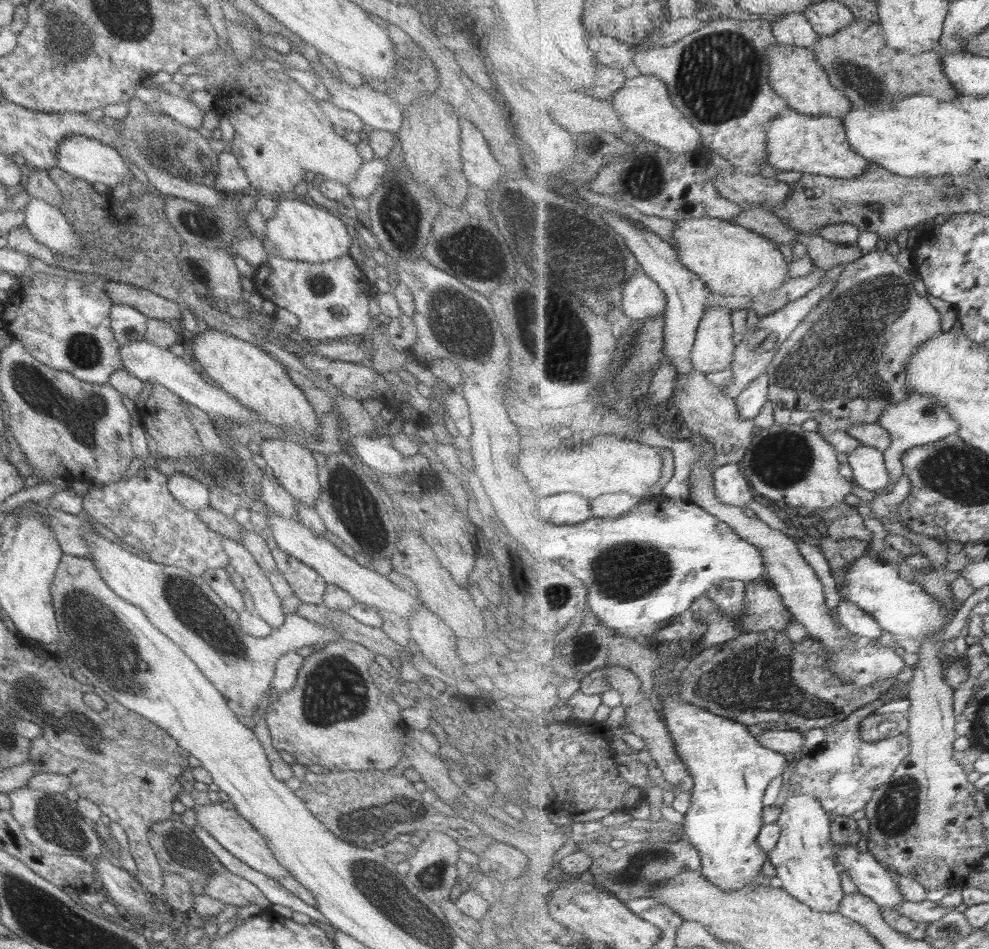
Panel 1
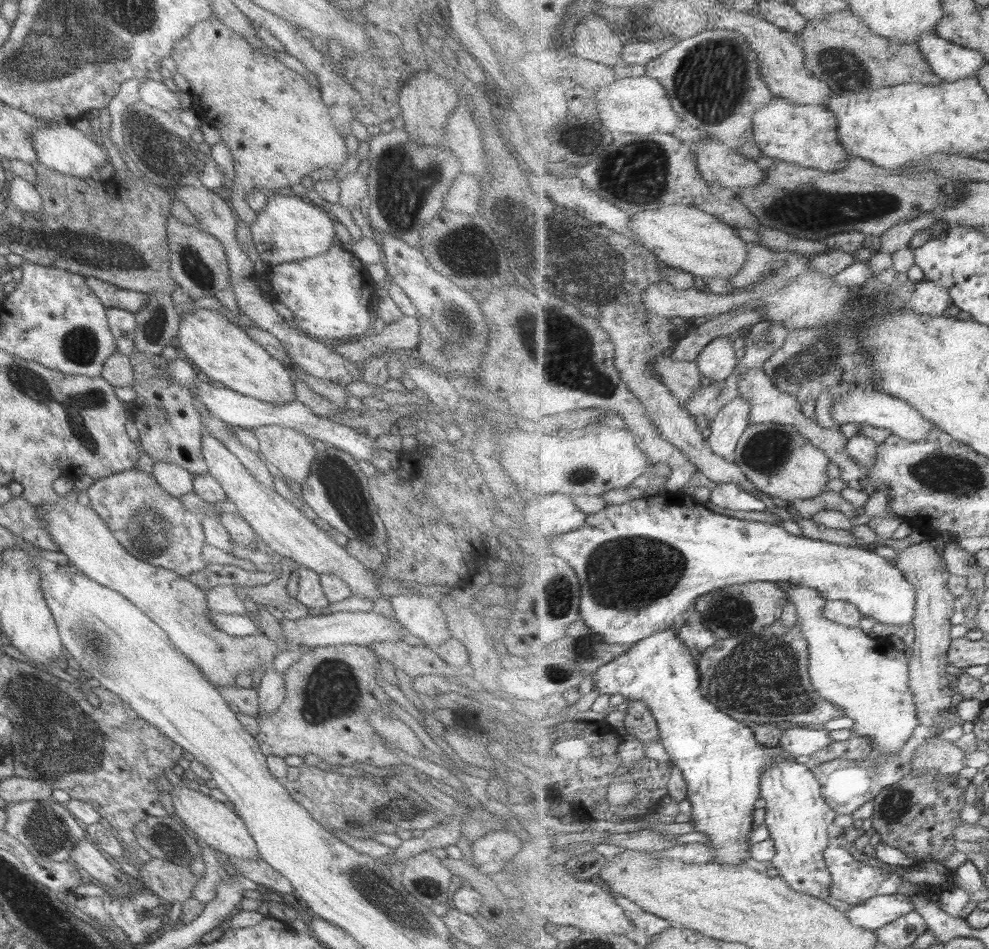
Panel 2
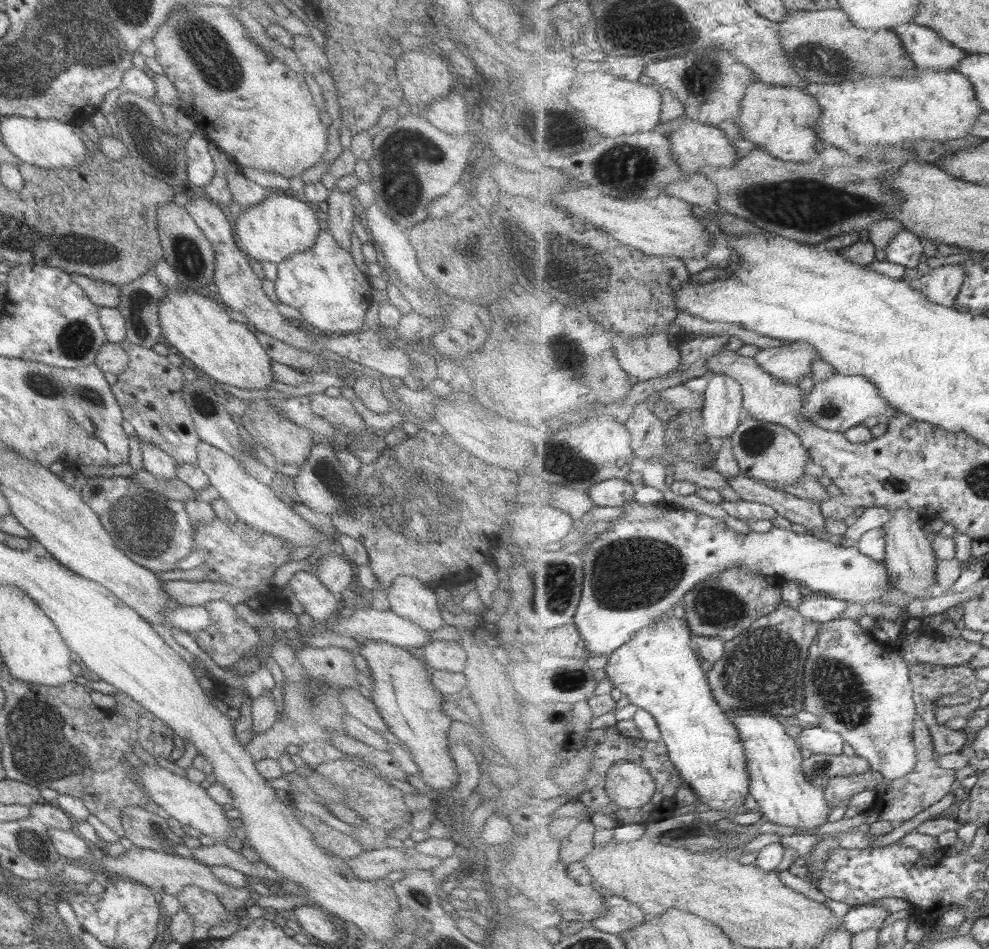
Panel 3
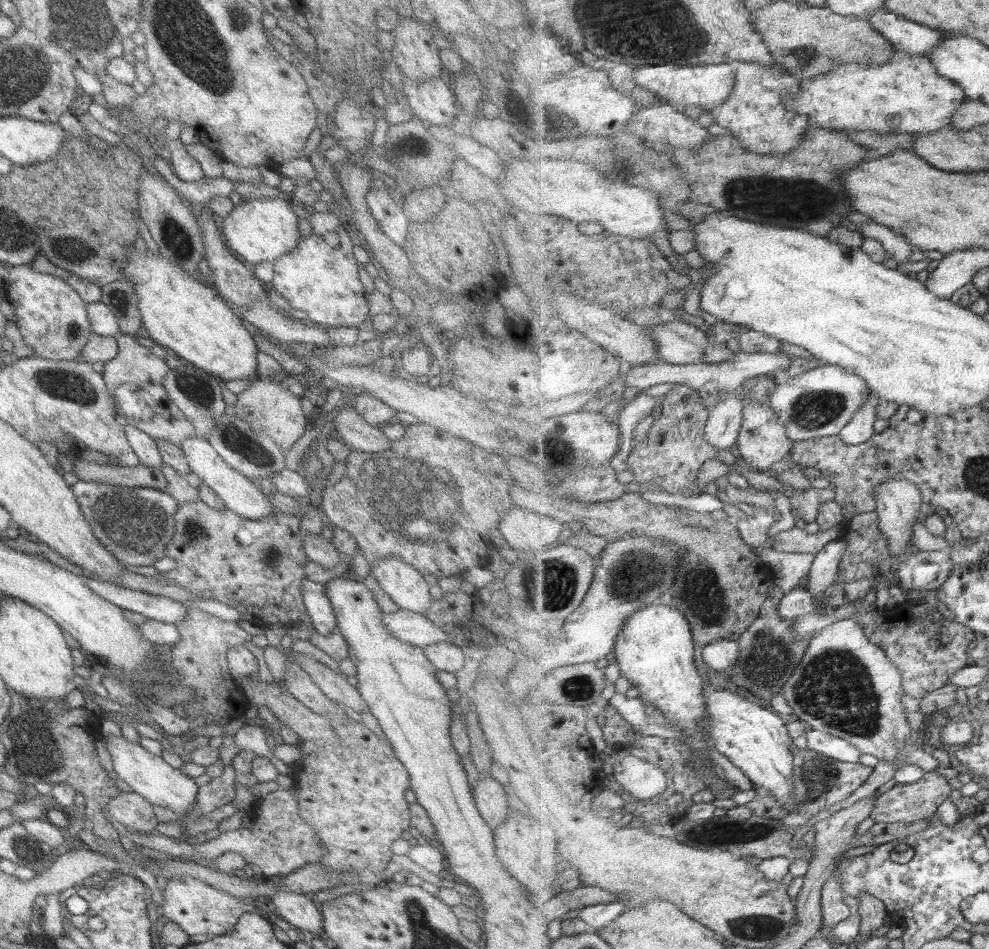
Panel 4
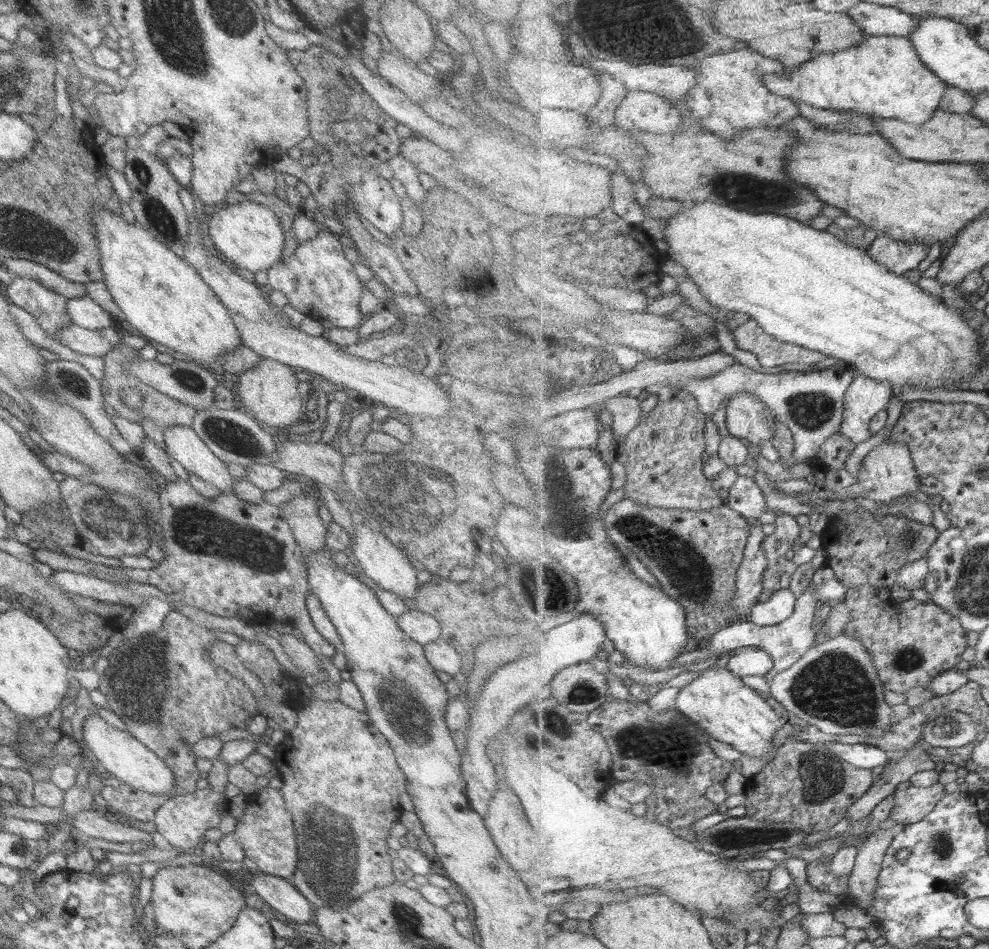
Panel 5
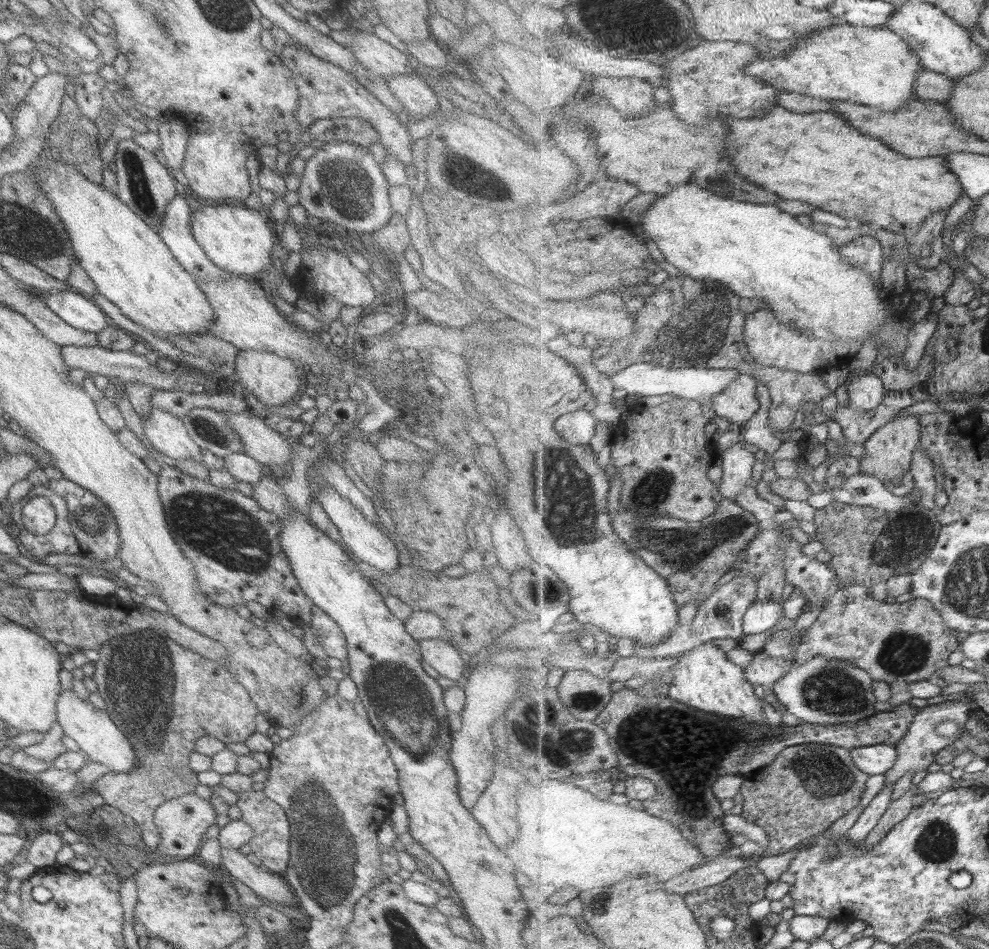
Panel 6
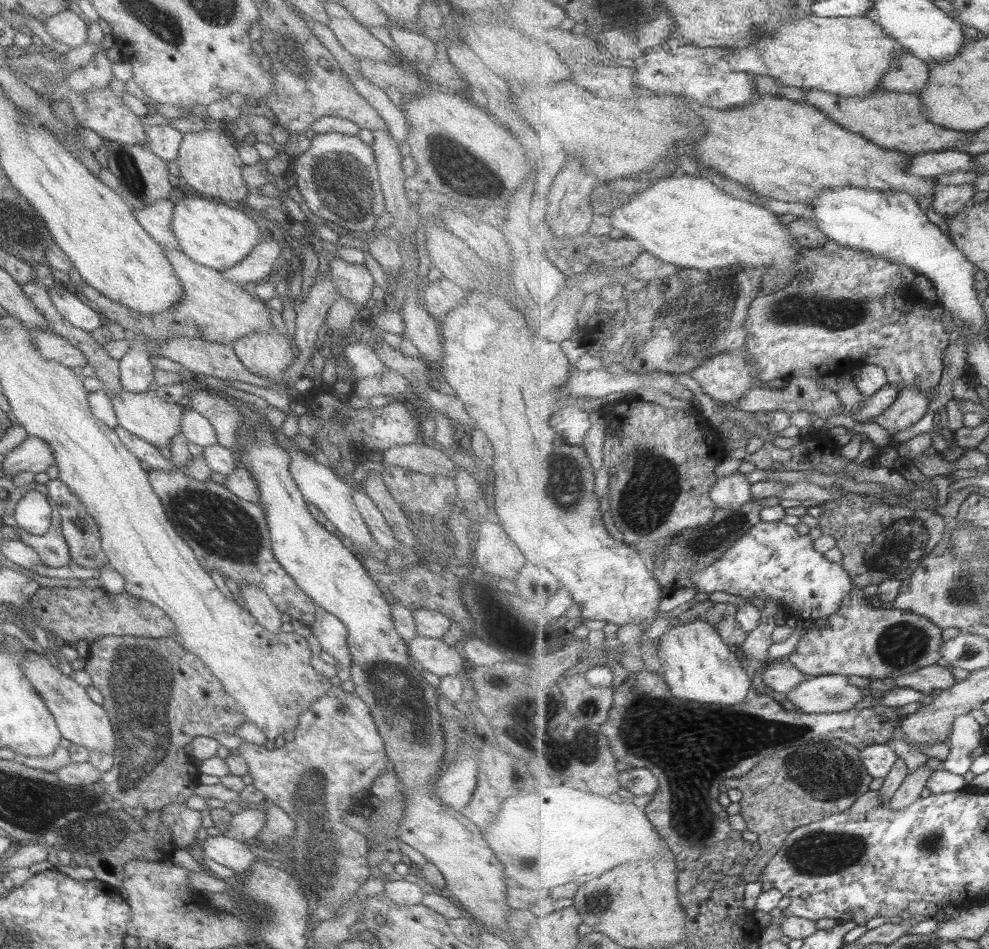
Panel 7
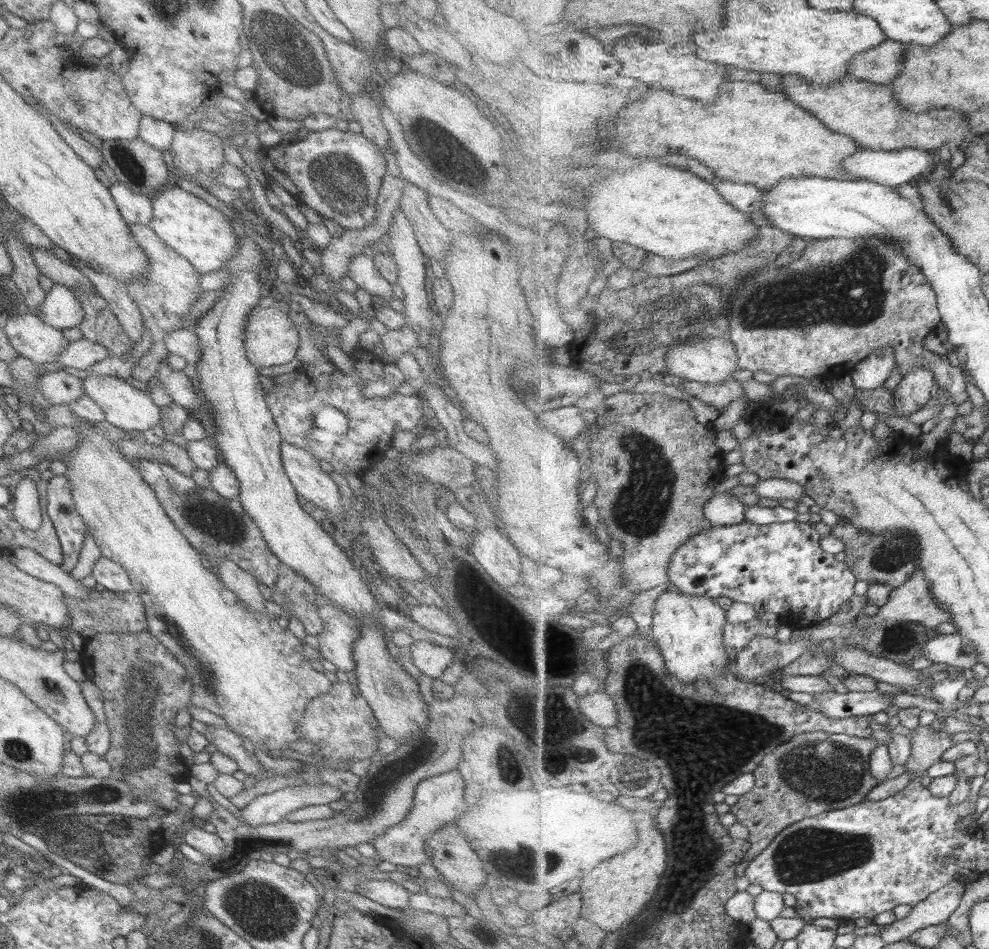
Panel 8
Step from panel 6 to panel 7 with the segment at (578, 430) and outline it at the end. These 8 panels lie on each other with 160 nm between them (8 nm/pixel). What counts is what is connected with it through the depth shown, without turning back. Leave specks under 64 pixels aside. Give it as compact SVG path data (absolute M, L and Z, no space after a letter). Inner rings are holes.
M567 407L552 416L552 427L564 436L570 445L582 445L583 440L591 430L589 412L579 410L579 407Z

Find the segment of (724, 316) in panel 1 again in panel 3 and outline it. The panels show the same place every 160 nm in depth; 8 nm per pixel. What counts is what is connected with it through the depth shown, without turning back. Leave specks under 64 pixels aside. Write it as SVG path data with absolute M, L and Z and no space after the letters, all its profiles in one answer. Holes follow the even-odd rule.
M713 371L704 391L702 414L706 434L718 441L732 436L745 415L742 384L732 376Z

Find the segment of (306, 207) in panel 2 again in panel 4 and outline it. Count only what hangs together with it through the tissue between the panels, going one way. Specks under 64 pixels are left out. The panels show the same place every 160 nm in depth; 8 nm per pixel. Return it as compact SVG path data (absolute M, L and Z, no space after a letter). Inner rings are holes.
M279 197L243 200L221 217L219 232L227 248L249 267L258 262L272 263L282 254L293 250L302 236L297 231L298 216L290 205Z

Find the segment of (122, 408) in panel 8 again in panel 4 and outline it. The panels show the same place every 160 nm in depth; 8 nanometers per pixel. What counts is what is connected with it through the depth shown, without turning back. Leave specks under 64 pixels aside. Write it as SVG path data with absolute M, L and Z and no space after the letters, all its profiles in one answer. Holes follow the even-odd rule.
M192 436L182 440L179 448L190 472L193 472L202 484L214 492L224 505L224 509L228 509L247 521L259 521L273 515L275 511L267 502L265 494L261 494L261 491L257 490L247 478L239 475L239 472L232 470L224 460L221 460L221 457L206 440Z

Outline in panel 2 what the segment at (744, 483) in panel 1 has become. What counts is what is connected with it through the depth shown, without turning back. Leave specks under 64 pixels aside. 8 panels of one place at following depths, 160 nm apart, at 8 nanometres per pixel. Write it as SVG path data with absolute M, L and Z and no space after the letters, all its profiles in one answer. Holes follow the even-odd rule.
M717 484L712 492L710 502L717 507L732 511L767 511L765 502L743 490L739 484Z

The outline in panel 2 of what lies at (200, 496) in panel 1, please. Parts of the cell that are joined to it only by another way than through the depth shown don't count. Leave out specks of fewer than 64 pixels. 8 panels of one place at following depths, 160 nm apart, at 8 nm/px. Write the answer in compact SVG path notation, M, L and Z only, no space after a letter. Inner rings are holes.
M155 460L150 475L157 486L172 498L179 499L193 491L193 475L171 462Z

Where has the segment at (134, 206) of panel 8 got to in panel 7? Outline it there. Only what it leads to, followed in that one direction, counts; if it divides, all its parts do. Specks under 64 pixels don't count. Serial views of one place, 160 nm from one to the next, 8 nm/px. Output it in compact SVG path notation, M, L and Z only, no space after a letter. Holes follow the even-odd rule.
M169 199L156 200L141 210L134 208L133 214L141 228L160 246L178 250L178 244L170 229L174 203Z

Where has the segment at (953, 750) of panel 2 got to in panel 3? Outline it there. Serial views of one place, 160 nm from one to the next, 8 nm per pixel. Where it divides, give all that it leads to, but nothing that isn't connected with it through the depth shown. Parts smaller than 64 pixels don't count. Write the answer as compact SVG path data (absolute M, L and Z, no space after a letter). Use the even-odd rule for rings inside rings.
M917 713L915 716L915 730L913 730L913 742L915 742L915 750L917 750L917 768L913 772L905 775L904 777L889 781L886 786L878 793L873 806L867 812L860 812L850 819L842 818L838 821L827 822L819 828L809 830L810 835L823 835L834 832L846 832L851 829L856 829L857 826L867 823L873 825L877 821L893 821L896 823L905 822L913 816L917 816L919 812L923 812L925 808L937 804L939 800L943 800L949 792L957 785L955 780L955 769L941 768L939 766L939 754L935 751L933 746L933 738L929 728L921 720L920 715Z

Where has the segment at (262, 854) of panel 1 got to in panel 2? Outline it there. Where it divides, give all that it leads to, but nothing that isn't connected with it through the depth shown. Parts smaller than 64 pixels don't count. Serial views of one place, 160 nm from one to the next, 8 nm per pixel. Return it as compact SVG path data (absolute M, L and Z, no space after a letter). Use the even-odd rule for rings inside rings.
M183 785L173 786L169 794L174 808L174 818L193 831L199 844L207 845L226 857L242 858L243 860L260 859L253 839L249 836L243 821L224 803L211 798L210 795L203 795L199 791L187 789Z

